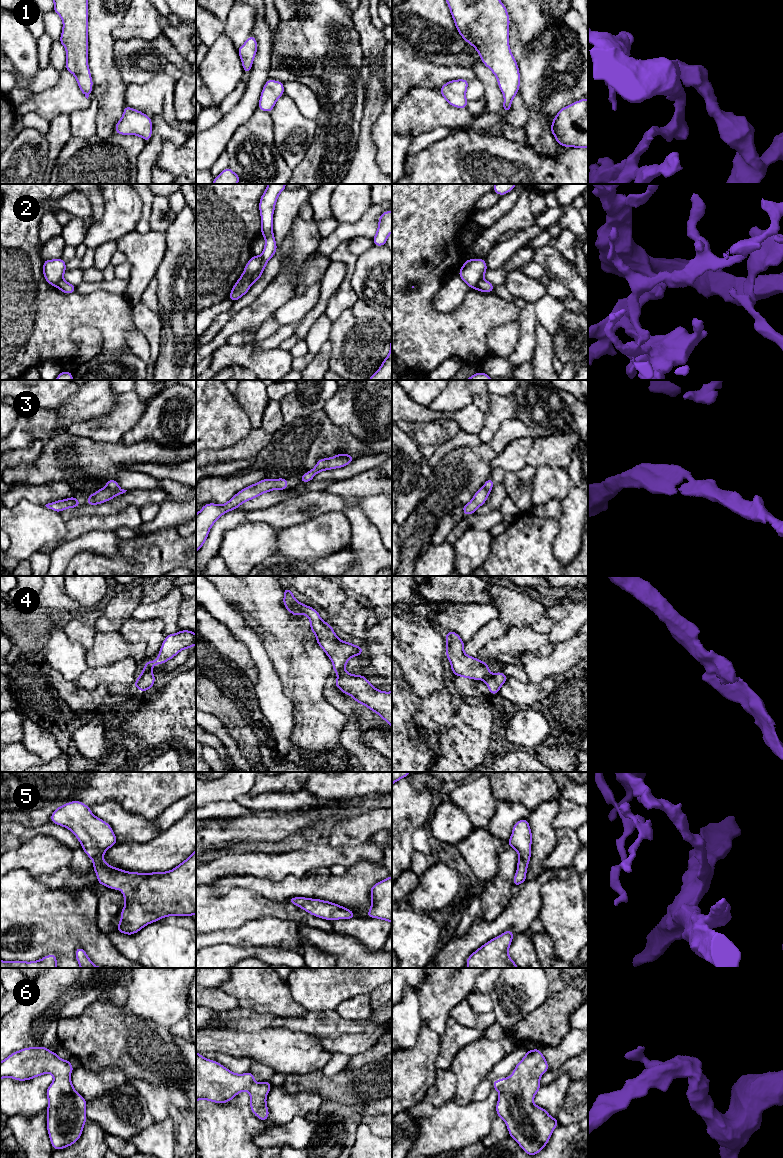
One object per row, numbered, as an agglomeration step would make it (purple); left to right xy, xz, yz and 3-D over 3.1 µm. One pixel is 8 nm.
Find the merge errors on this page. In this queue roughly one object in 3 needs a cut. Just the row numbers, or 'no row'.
2, 4

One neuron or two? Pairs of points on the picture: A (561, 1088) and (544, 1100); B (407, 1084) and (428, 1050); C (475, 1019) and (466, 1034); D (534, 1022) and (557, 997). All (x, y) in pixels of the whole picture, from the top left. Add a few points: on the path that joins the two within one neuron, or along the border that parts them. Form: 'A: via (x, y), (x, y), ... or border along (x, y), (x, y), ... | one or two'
A: via (557, 1090), (548, 1097) | one
B: via (407, 1076), (416, 1067), (421, 1058) | one
C: border along (450, 1016), (463, 1025), (477, 1027), (483, 1031) | two
D: via (540, 1016), (553, 1003) | one

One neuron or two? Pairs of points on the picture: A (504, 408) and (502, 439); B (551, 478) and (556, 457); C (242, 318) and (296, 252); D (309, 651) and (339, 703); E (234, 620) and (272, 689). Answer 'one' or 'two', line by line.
A: two
B: two
C: one
D: two
E: one

